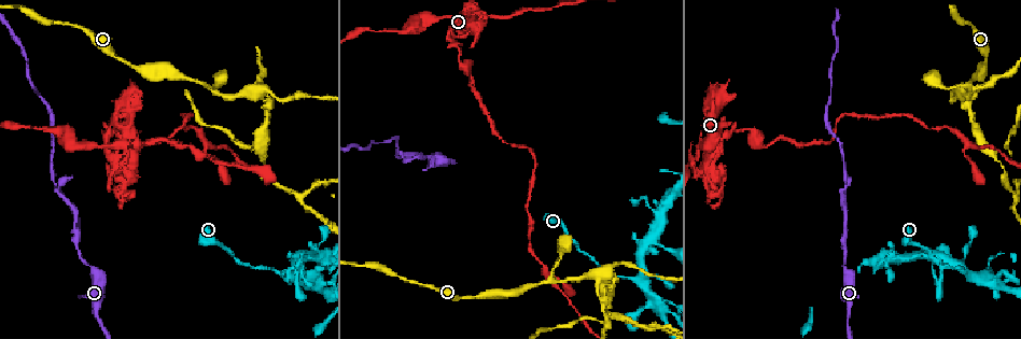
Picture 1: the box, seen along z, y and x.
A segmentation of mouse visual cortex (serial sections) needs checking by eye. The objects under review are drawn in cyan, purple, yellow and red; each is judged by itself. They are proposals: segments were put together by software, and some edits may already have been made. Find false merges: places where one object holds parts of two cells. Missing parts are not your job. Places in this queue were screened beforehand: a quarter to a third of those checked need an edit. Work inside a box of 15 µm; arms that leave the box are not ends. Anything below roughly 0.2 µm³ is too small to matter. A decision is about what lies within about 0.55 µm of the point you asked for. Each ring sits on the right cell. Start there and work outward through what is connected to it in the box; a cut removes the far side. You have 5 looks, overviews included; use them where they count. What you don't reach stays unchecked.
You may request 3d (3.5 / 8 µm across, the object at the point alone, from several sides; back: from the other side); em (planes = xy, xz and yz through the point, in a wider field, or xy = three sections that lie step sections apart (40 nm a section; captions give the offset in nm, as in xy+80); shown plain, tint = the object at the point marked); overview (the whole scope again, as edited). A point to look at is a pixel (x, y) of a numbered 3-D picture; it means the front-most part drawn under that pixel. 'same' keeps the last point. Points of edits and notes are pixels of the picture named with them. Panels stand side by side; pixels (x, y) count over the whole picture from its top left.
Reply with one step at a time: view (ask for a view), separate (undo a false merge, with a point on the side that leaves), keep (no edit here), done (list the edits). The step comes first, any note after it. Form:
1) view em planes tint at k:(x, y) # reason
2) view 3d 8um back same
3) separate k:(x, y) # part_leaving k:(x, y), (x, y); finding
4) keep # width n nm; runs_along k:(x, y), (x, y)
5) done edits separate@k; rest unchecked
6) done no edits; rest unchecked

view 3d 3.5um at 1:(445, 16) # sharp bend

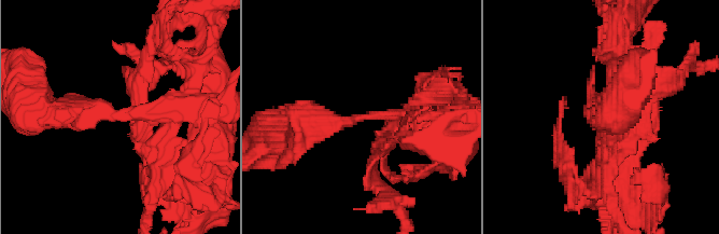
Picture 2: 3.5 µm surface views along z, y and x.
view em xy step 3 tint at 2:(363, 118) # arm_widths 150, 350 nm

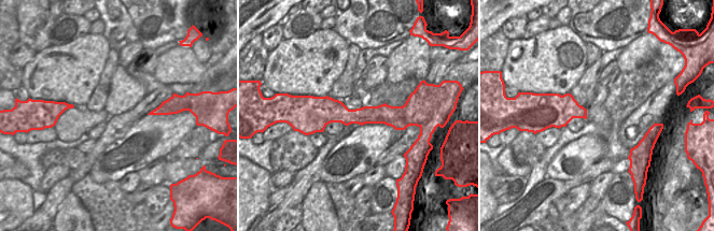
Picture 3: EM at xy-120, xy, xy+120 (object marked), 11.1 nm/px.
keep # width 240 nm; runs_along 3:(312, 110), (391, 115), (405, 123); one cell here

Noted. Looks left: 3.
view em xy step 1 tint at 1:(970, 274) # three-way junction

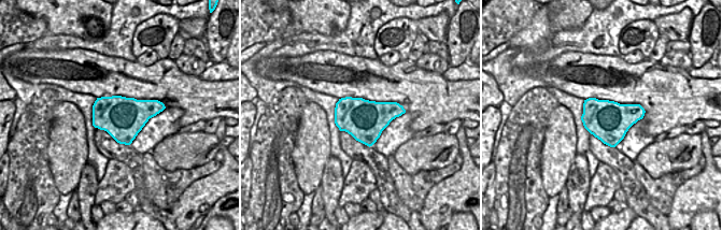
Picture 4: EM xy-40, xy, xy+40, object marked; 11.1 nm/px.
view 3d 3.5um same

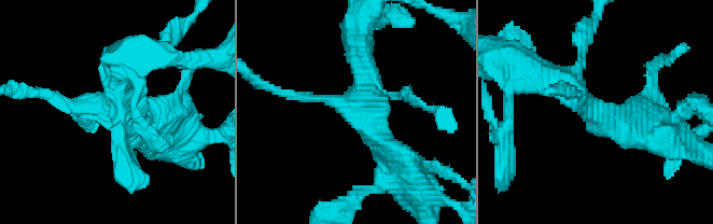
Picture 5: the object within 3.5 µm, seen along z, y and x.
keep # continuous, no second cell

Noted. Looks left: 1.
done no edits; rest unchecked

